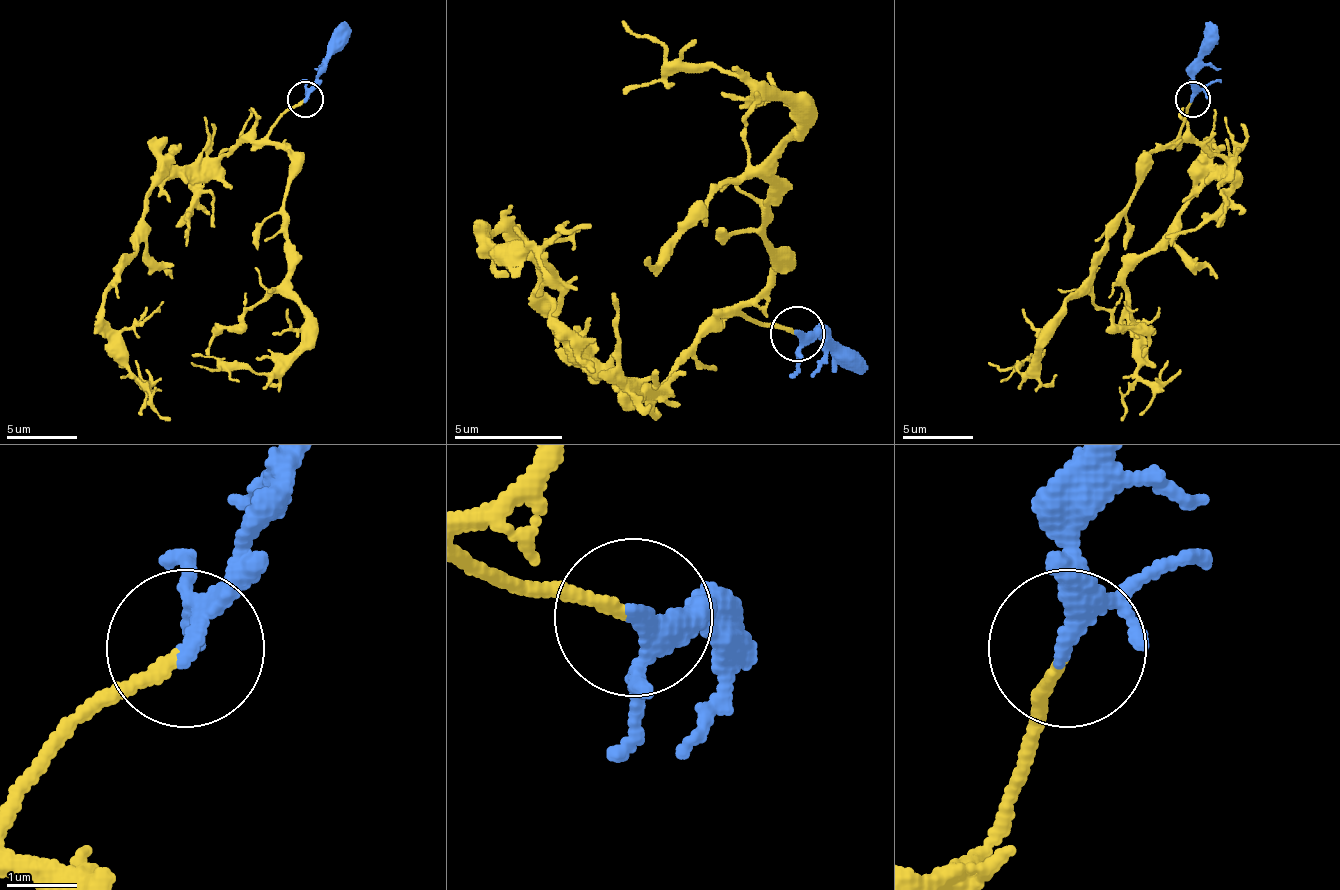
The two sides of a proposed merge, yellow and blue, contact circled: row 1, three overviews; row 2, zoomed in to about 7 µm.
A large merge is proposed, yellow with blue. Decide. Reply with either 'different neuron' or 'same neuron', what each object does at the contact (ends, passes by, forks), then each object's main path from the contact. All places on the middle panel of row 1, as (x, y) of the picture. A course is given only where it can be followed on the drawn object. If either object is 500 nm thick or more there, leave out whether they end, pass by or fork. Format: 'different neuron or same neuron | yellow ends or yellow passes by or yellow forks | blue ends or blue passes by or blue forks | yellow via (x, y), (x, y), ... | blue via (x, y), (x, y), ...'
same neuron | yellow ends | blue forks | yellow via (793, 332), (728, 316), (657, 386), (608, 376), (553, 327), (505, 229), (488, 240), (537, 250), (592, 223) | blue via (798, 332), (842, 348), (864, 370)

